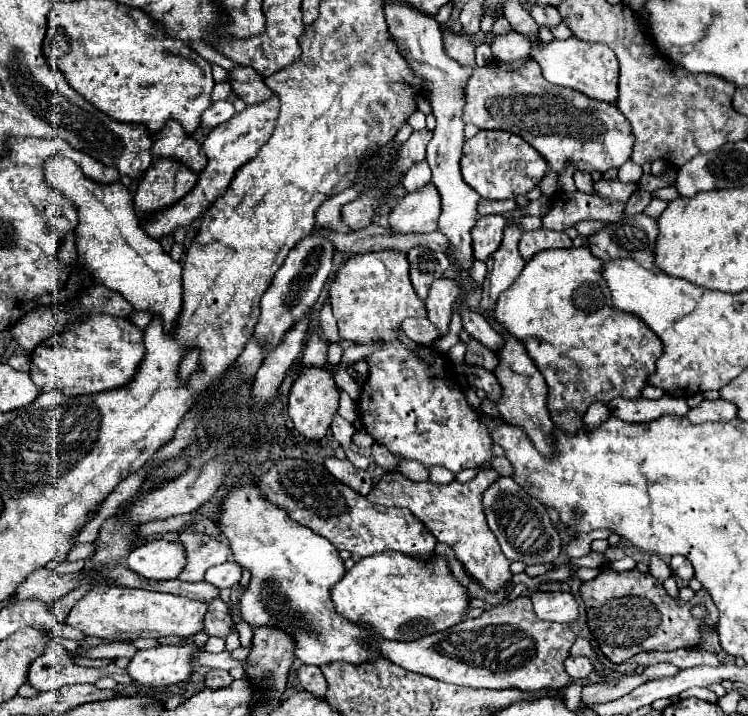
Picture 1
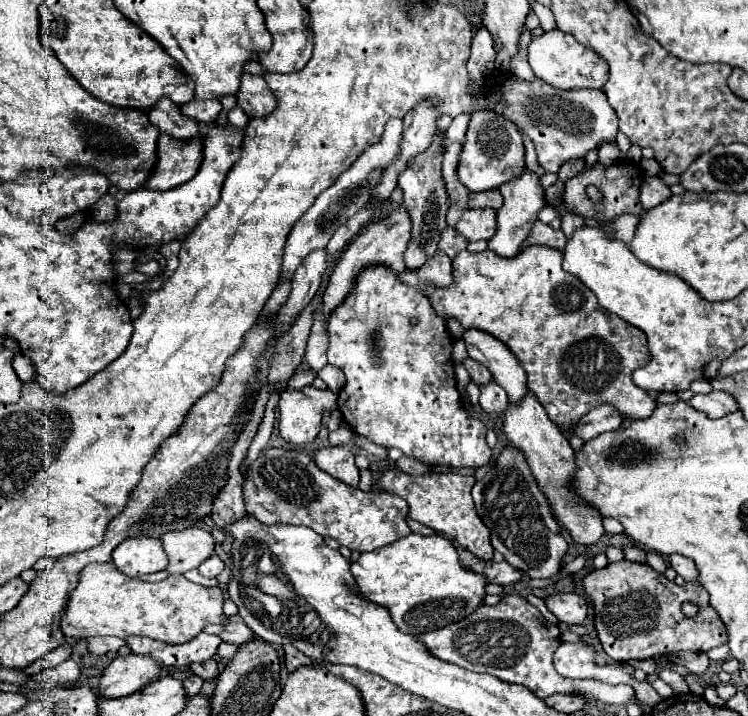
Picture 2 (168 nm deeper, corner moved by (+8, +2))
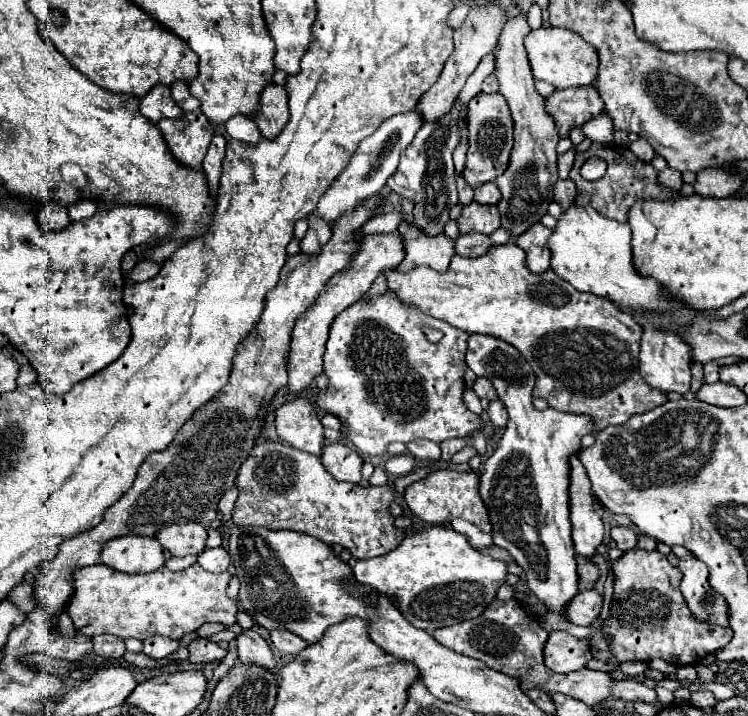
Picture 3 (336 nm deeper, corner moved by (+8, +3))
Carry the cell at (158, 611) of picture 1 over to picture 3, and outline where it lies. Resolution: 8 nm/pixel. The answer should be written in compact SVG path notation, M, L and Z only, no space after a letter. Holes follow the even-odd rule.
M94 564L74 572L74 594L68 602L68 614L78 632L86 636L114 634L120 638L146 640L148 636L168 636L178 640L206 622L236 624L238 604L226 596L230 572L212 574L200 564L172 572L166 566L148 574L124 574Z

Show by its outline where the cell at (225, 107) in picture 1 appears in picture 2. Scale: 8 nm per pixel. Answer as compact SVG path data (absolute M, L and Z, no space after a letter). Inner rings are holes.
M194 99L186 105L180 107L180 111L190 117L190 119L196 119L200 123L214 123L222 111L222 105L218 99L208 99L208 101L200 101L200 99Z

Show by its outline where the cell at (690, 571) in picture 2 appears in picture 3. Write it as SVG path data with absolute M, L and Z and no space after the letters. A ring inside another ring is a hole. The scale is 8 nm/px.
M672 546L672 552L678 556L678 568L684 574L680 582L680 592L692 616L698 622L730 628L728 626L728 604L722 594L710 588L706 564L698 560L692 552L688 552L688 548L684 546Z

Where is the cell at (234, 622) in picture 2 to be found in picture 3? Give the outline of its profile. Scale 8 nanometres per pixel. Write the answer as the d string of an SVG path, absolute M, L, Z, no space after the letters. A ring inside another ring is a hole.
M244 630L242 634L236 636L238 640L238 658L244 664L256 664L272 674L278 672L276 660L274 660L274 650L266 644L266 640L254 632L254 630Z

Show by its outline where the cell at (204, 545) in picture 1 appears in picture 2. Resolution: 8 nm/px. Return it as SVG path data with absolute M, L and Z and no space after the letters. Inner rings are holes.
M204 529L170 531L170 533L164 533L160 539L170 559L166 569L170 575L196 569L214 551L214 537Z

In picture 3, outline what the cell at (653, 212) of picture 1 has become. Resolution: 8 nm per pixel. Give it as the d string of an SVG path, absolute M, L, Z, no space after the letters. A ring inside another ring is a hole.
M666 168L660 172L660 182L672 190L680 190L680 186L684 184L682 182L682 174L678 170L672 170L672 168Z

